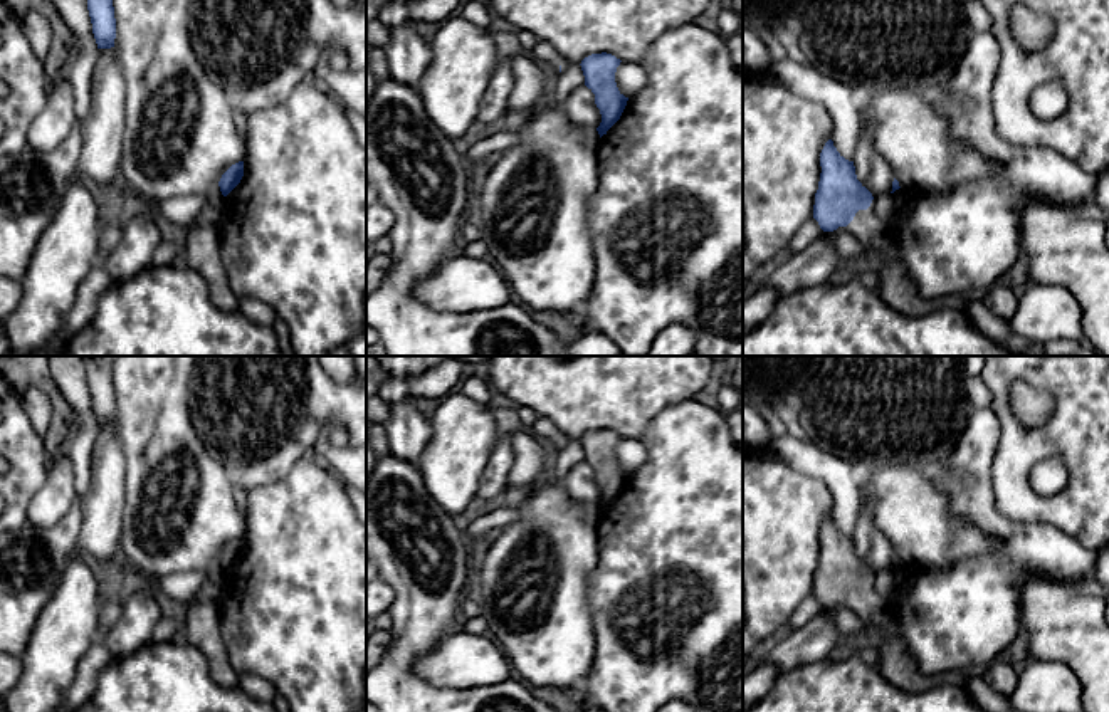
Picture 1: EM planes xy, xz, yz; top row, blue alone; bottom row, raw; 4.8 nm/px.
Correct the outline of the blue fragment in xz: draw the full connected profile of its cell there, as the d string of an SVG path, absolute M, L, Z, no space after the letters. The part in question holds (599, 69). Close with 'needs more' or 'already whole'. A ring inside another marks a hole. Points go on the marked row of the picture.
M602 52L585 57L580 64L585 86L595 94L595 104L602 114L602 123L597 128L600 138L620 119L628 101L615 82L620 62L615 55Z; already whole

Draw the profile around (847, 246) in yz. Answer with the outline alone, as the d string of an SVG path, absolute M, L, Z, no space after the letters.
M847 230L830 232L832 243L842 259L852 259L864 254L864 247L855 235Z

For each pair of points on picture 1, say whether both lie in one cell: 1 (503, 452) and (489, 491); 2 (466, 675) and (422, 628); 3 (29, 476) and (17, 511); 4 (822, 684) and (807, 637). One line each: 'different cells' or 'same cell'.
1: same cell
2: different cells
3: same cell
4: different cells

